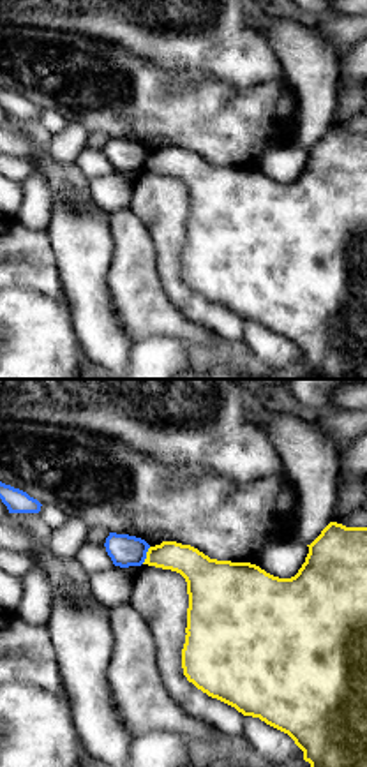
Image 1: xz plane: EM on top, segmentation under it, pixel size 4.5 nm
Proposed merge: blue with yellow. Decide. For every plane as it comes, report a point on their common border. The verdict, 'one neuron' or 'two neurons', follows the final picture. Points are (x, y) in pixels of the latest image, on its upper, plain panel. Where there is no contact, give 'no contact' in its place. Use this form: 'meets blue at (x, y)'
meets blue at (145, 161)

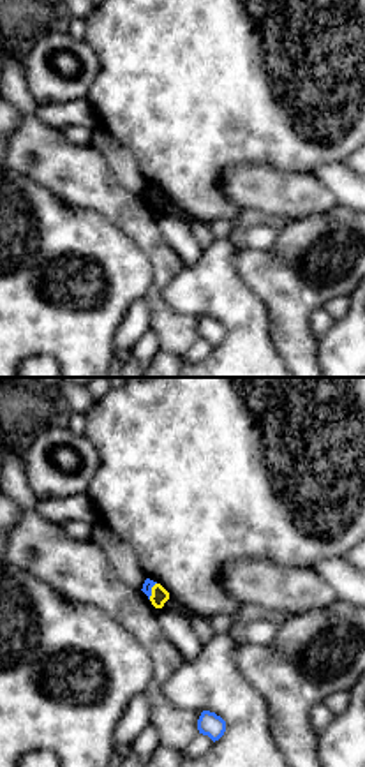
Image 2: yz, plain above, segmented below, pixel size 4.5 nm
meets blue at (150, 196)

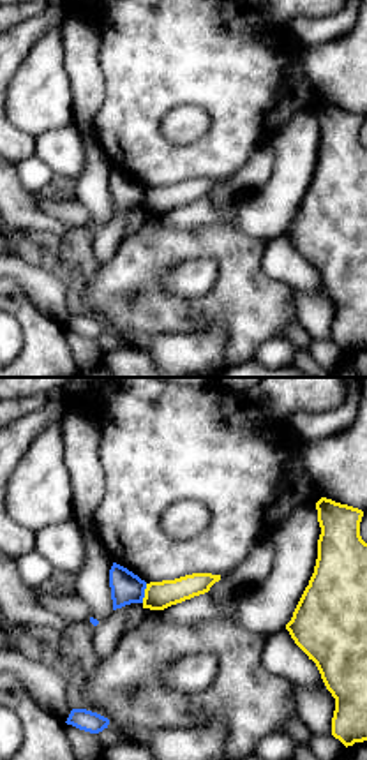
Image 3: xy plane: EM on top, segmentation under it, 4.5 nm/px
meets blue at (143, 198)

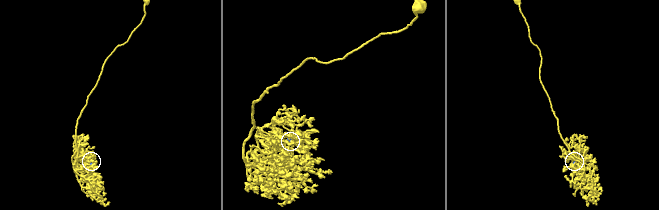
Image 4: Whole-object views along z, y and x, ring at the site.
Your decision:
two neurons

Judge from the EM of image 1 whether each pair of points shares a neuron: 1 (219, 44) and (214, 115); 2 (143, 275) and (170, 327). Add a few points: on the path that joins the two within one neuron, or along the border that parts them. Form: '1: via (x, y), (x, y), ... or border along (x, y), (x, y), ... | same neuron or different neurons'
1: border along (177, 69), (200, 69), (239, 90), (258, 85) | different neurons
2: via (143, 288), (143, 300), (157, 314) | same neuron

